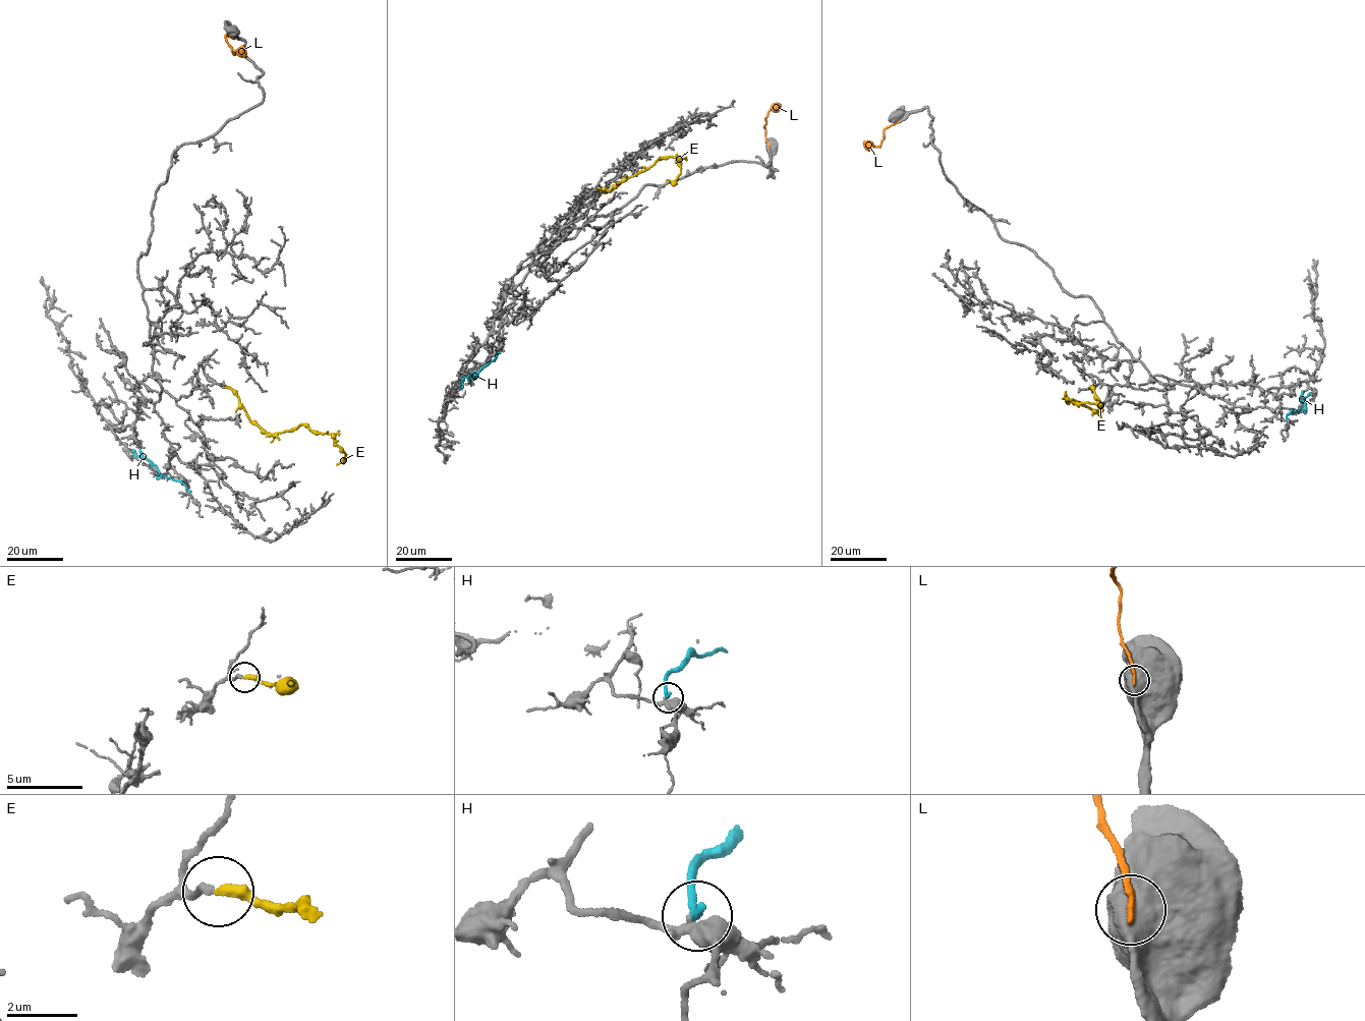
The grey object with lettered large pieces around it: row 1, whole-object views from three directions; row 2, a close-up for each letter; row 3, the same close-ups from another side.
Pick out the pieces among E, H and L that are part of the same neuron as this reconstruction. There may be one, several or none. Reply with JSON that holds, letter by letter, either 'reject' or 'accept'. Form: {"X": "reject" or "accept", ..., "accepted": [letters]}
{"E": "reject", "H": "reject", "L": "reject", "accepted": []}

